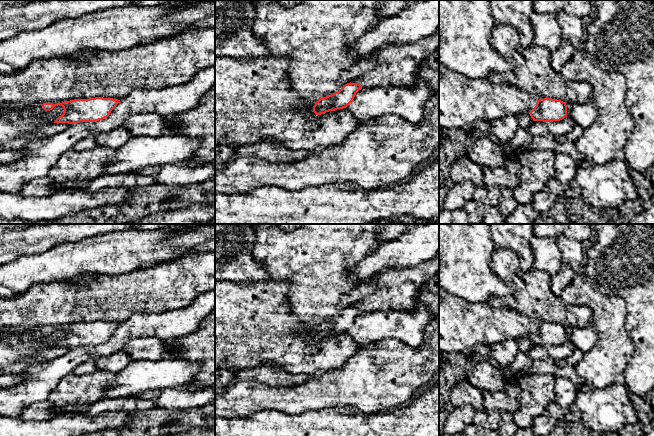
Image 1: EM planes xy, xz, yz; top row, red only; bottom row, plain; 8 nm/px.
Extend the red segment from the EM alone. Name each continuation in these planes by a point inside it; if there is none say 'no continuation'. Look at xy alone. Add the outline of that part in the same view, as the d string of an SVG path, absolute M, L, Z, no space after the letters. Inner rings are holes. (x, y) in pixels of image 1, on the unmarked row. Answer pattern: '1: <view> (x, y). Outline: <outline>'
1: xy (36, 334). Outline: M20 326L0 330L0 334L14 334L28 342L42 341L47 337L47 335L42 332L41 328L29 329Z

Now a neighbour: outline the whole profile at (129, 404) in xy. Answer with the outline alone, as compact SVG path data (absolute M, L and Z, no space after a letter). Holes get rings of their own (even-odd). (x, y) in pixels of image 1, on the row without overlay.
M127 396L114 399L102 399L87 406L66 407L64 411L75 411L84 416L98 416L107 411L133 413L136 410L154 408L152 401L139 397Z

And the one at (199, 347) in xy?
M215 309L202 319L194 333L166 342L172 357L199 364L199 371L187 388L215 387Z

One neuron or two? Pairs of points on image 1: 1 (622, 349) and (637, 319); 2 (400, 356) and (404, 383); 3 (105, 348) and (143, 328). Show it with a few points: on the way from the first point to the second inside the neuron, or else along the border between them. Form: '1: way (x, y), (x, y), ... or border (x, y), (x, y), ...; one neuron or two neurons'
1: border (626, 312), (625, 329), (634, 346), (629, 359); two neurons
2: way (400, 363), (400, 376); one neuron
3: way (114, 344), (127, 331), (134, 328); one neuron

